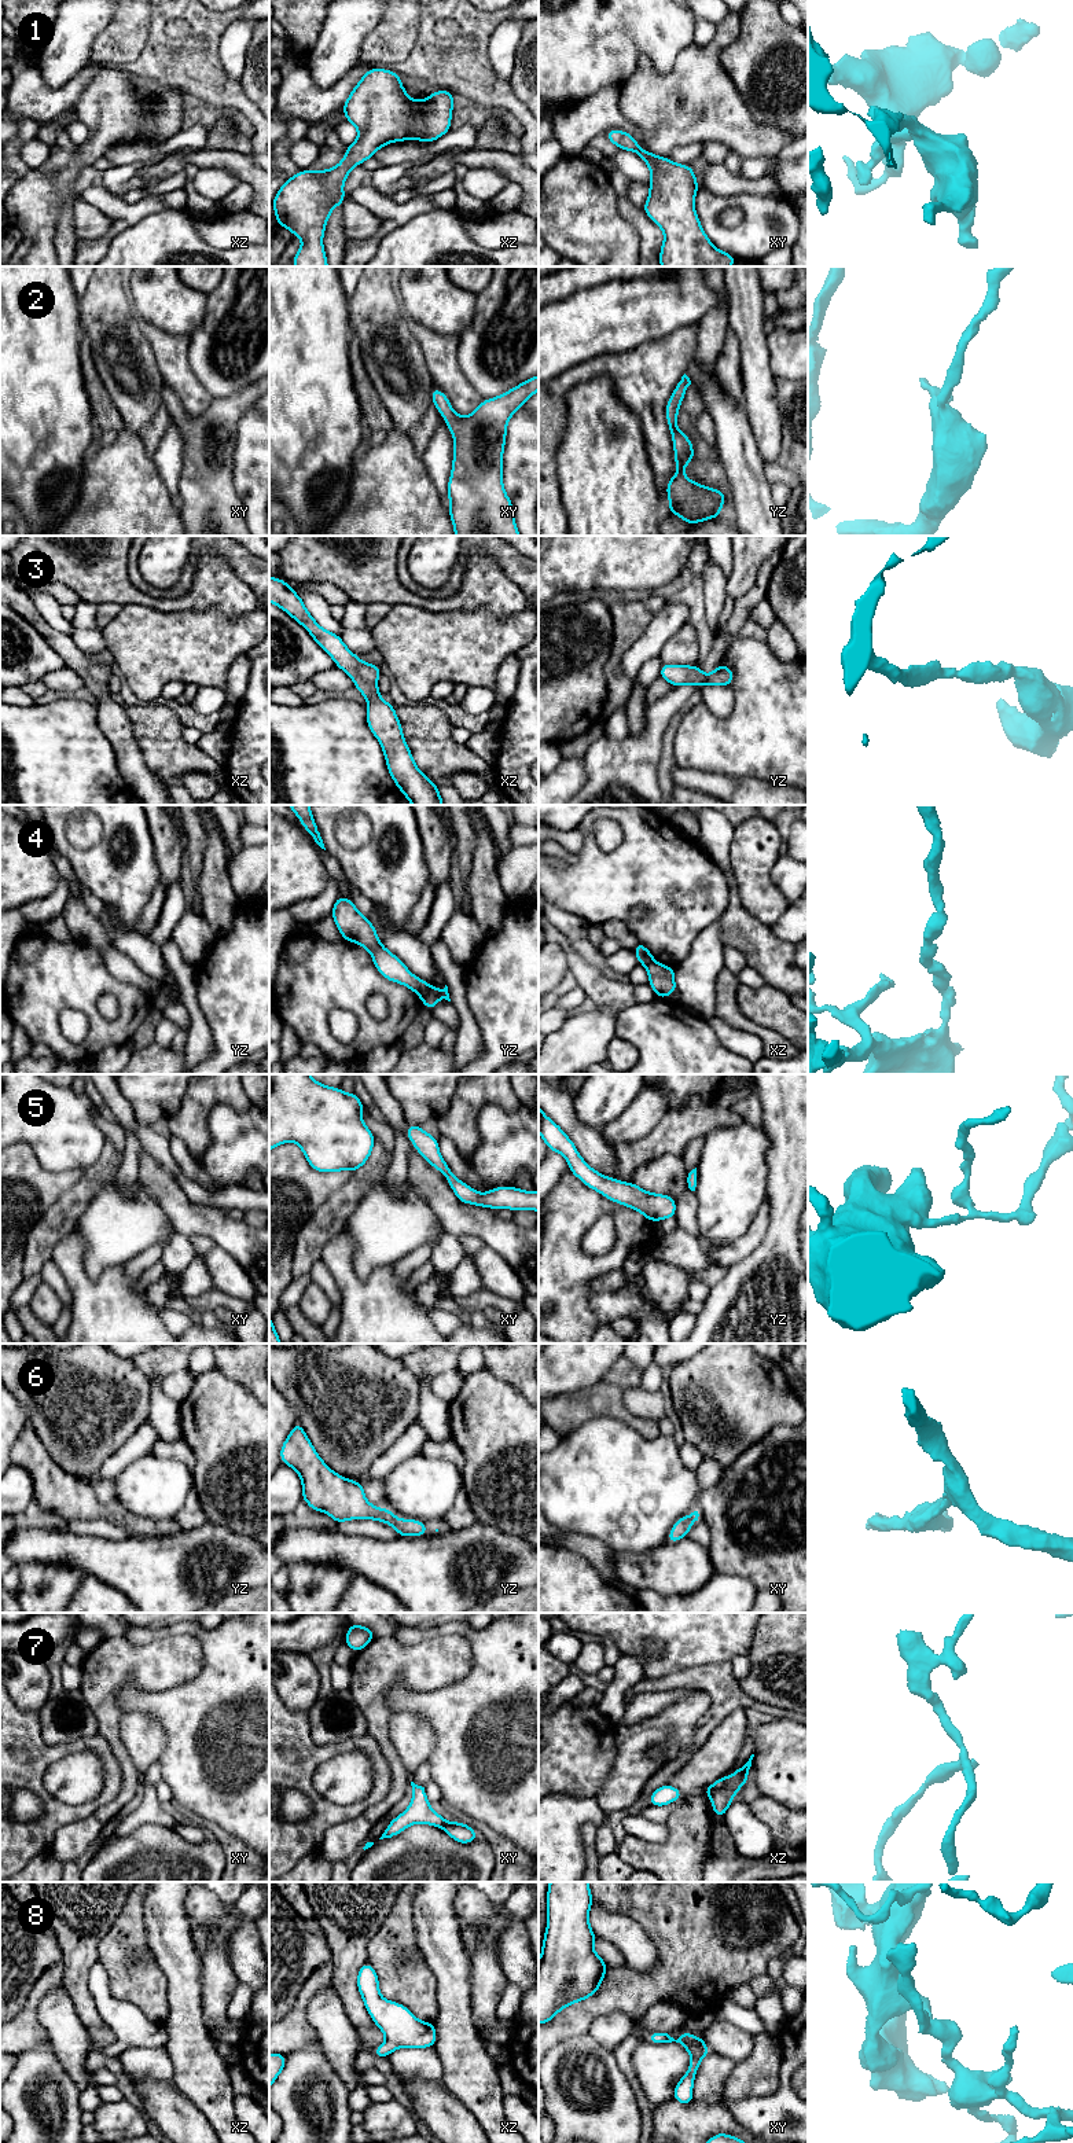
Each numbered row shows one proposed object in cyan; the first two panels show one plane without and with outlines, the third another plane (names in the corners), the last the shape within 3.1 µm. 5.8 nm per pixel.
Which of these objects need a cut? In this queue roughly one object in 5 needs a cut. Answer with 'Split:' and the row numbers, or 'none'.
Split: 4, 7

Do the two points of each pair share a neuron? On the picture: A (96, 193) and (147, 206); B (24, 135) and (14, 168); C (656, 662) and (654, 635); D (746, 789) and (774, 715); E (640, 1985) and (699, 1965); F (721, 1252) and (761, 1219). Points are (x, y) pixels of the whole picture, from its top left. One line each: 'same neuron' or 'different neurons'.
A: same neuron
B: same neuron
C: different neurons
D: different neurons
E: same neuron
F: same neuron

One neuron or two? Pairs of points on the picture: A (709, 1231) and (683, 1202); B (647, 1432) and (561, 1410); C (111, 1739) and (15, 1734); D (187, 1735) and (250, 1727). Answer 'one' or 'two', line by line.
A: two
B: one
C: two
D: one

